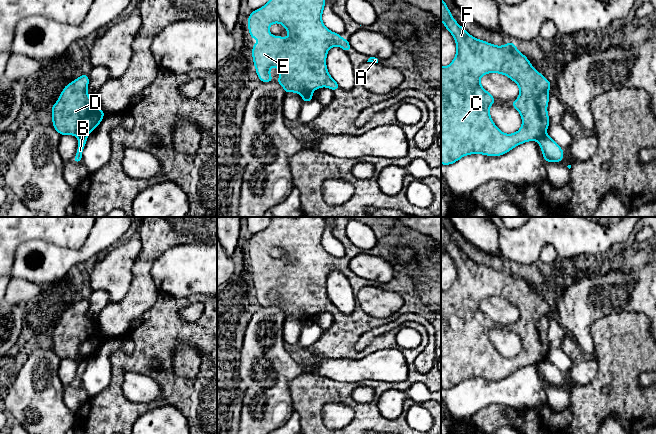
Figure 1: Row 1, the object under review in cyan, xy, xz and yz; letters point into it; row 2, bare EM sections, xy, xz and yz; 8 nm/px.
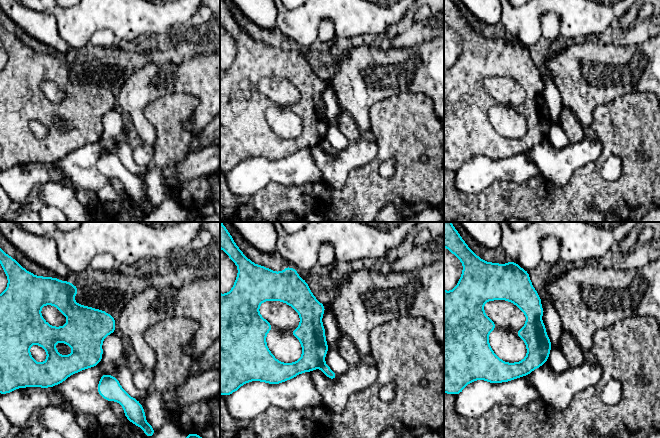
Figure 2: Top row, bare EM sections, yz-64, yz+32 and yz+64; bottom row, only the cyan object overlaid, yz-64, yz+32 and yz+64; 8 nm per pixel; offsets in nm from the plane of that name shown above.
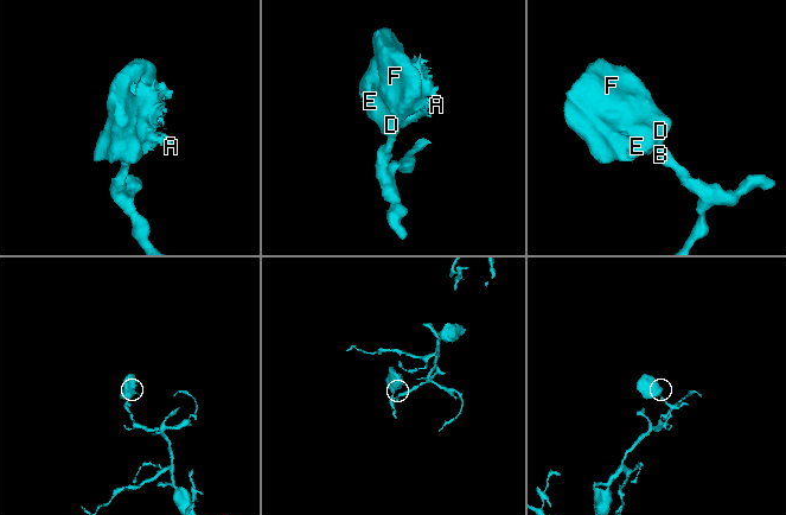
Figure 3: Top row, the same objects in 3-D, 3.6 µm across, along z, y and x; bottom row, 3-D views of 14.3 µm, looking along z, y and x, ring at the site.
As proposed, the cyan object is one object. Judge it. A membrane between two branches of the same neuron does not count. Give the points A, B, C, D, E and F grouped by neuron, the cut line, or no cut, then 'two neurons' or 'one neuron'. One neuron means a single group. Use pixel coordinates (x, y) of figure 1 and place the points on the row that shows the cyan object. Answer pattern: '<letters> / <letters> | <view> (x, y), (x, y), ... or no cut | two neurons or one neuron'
A C D E F / B | xy (87, 134), (82, 134), (78, 137) | two neurons

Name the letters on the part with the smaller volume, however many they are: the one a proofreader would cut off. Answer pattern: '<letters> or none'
A, C, D, E, F

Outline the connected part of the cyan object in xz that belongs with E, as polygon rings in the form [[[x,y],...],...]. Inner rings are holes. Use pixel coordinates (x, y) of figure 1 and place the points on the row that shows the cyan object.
[[[269,0],[261,8],[248,16],[248,30],[252,39],[261,39],[252,47],[253,63],[260,82],[272,82],[270,68],[276,67],[280,78],[276,79],[285,93],[294,92],[304,95],[321,87],[339,90],[338,83],[329,75],[326,66],[328,50],[341,47],[349,52],[352,47],[349,39],[342,39],[341,34],[330,31],[322,22],[322,13],[326,0]],[[273,23],[283,25],[291,36],[286,38],[271,35],[269,27]]]

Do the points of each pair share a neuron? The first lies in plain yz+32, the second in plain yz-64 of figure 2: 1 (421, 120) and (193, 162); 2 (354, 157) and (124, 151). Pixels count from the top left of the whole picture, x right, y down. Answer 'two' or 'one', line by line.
1: two
2: two

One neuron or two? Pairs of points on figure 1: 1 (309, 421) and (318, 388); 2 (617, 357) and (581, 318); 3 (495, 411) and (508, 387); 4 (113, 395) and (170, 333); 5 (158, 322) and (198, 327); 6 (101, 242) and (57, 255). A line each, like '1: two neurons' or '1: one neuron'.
1: one neuron
2: two neurons
3: two neurons
4: one neuron
5: one neuron
6: one neuron

